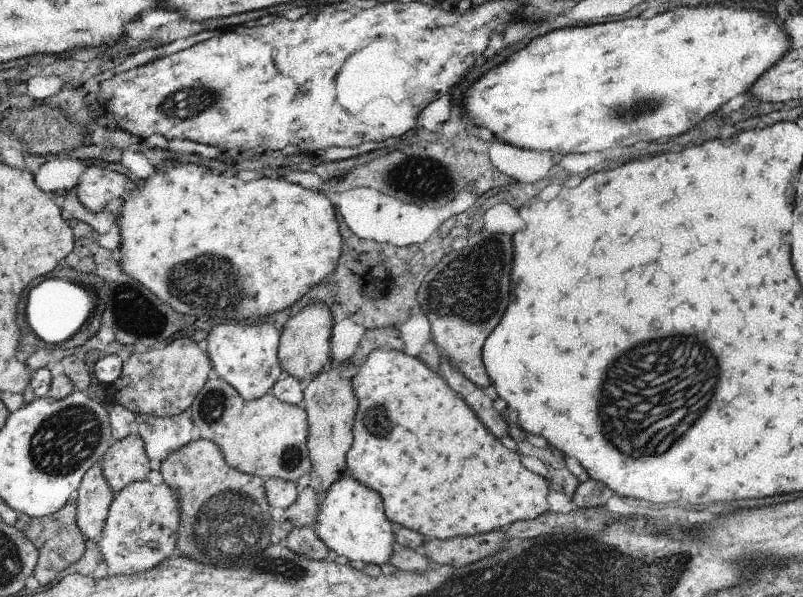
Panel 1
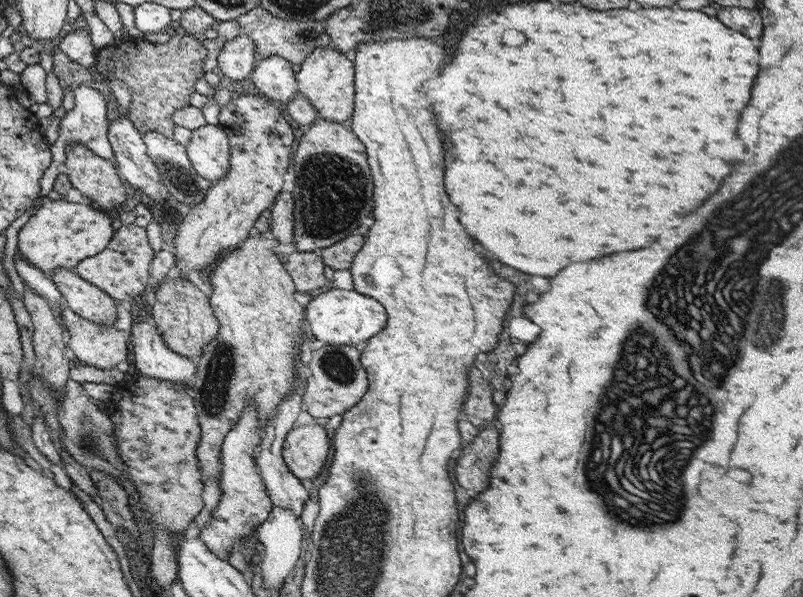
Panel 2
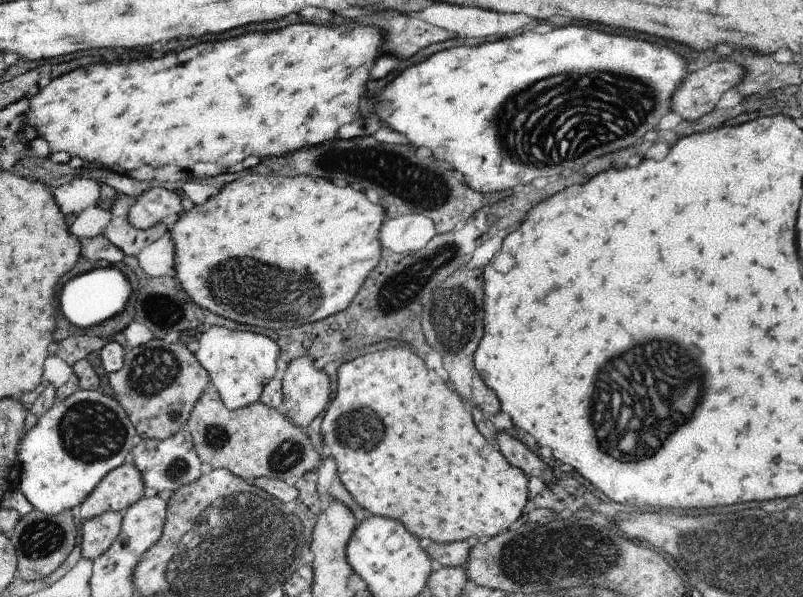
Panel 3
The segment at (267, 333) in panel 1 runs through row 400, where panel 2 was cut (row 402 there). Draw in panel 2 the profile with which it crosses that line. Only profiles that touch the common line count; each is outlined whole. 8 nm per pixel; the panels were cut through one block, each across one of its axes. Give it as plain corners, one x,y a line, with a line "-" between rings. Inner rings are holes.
253,402
245,404
245,410
241,412
241,420
237,420
237,426
227,432
223,438
223,446
219,450
219,502
217,508
209,514
205,528
201,530
199,538
213,552
217,558
227,562
227,554
233,548
239,548
243,542
251,540
251,532
257,530
259,524
263,524
273,510
273,502
267,496
267,490
263,486
261,474
255,466
257,450
261,444
261,426
257,422
257,410

